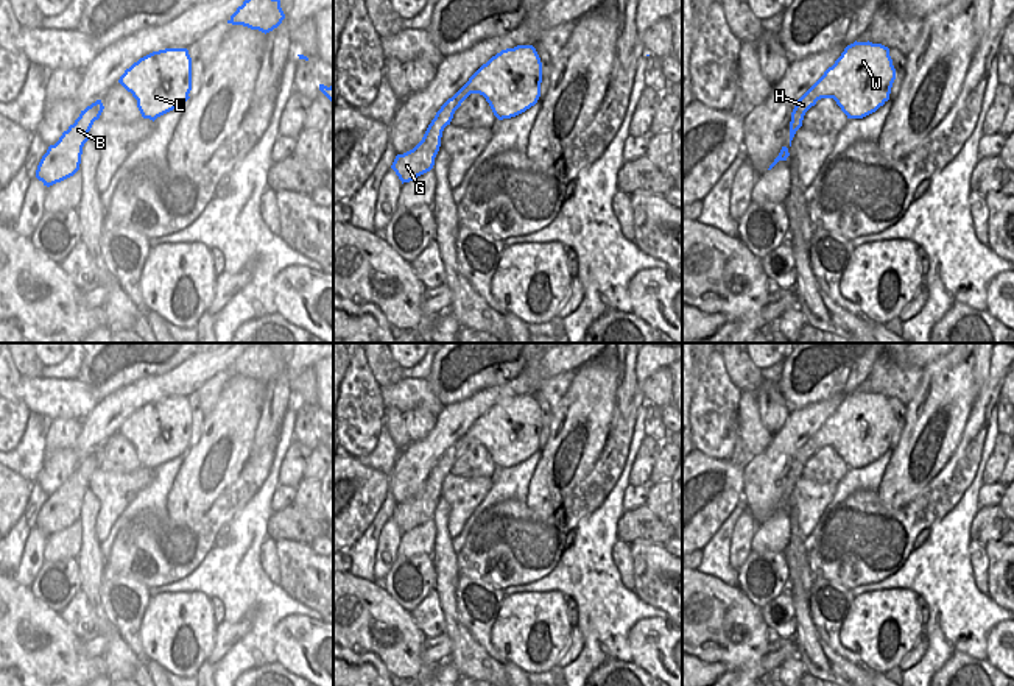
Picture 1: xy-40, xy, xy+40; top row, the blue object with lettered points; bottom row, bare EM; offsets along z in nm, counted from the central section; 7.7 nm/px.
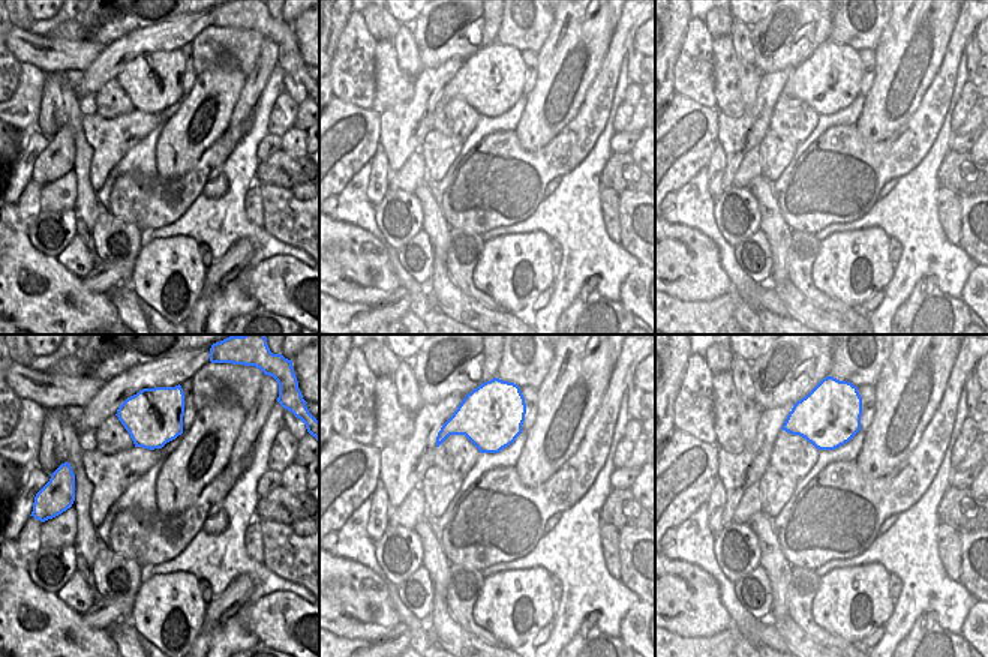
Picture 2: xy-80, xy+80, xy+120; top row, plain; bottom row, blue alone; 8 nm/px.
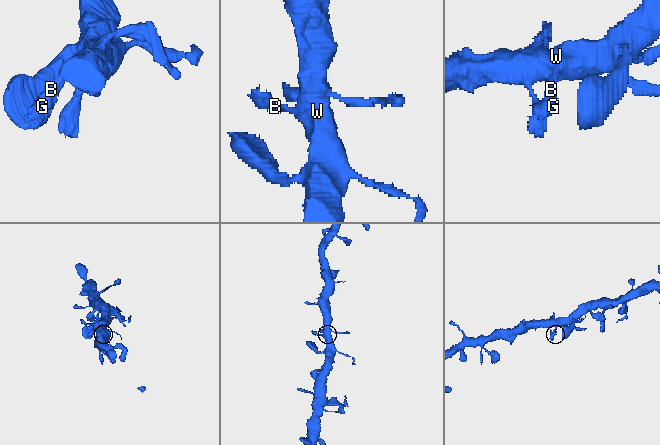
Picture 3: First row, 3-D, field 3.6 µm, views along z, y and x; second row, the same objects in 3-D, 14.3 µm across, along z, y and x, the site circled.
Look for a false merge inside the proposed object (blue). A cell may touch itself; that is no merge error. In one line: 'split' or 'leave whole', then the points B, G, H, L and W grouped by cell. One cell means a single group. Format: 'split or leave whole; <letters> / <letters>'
leave whole; B G H L W

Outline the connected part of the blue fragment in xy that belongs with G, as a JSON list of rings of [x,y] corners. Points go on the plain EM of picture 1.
[[[533,394],[506,398],[483,413],[469,430],[449,447],[428,474],[422,490],[410,500],[397,504],[391,518],[410,532],[430,521],[441,496],[442,480],[455,460],[470,443],[480,443],[498,469],[516,466],[540,446],[542,412]]]

